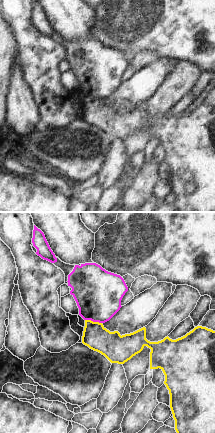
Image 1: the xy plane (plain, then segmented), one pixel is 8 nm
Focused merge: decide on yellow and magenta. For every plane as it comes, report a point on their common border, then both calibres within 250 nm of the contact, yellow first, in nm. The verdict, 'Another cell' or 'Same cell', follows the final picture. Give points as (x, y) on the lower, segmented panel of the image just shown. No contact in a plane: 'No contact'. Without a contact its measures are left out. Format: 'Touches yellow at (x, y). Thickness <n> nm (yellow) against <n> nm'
Touches yellow at (92, 321). Thickness 220 nm (yellow) against 380 nm.

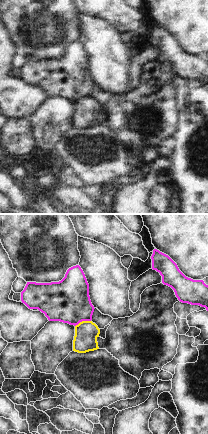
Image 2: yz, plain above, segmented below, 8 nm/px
Touches yellow at (82, 321). Thickness 190 nm (yellow) against 340 nm.

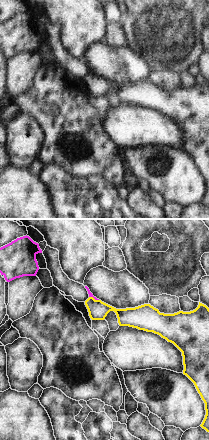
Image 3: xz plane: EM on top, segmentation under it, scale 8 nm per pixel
Touches yellow at (93, 298). Thickness 160 nm (yellow) against 30 nm.

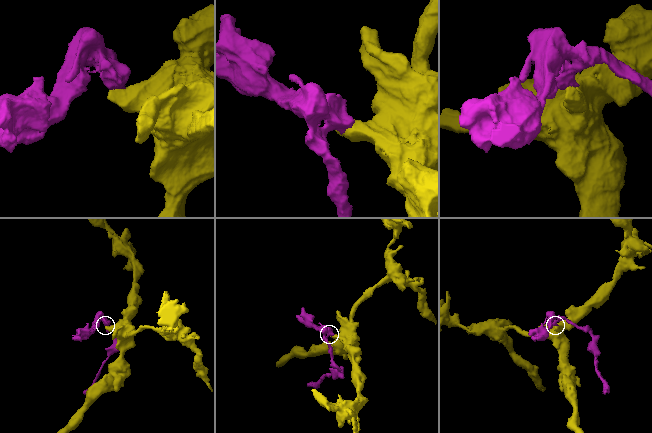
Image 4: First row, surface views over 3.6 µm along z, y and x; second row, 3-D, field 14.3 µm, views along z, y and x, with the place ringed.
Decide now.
Another cell.

